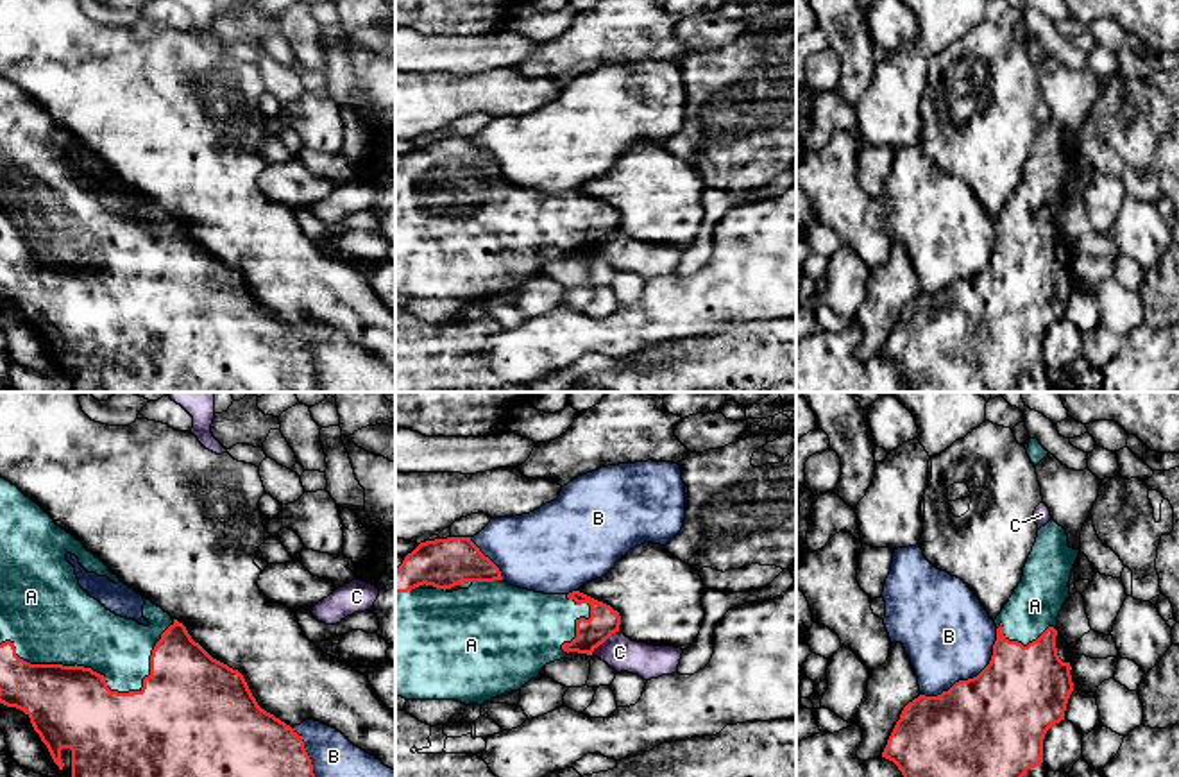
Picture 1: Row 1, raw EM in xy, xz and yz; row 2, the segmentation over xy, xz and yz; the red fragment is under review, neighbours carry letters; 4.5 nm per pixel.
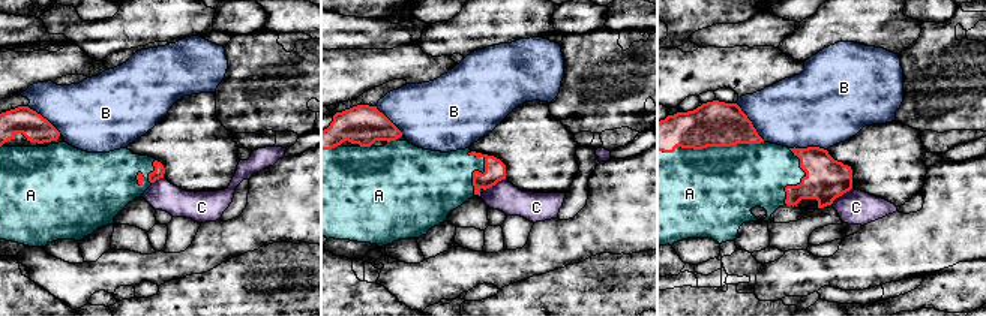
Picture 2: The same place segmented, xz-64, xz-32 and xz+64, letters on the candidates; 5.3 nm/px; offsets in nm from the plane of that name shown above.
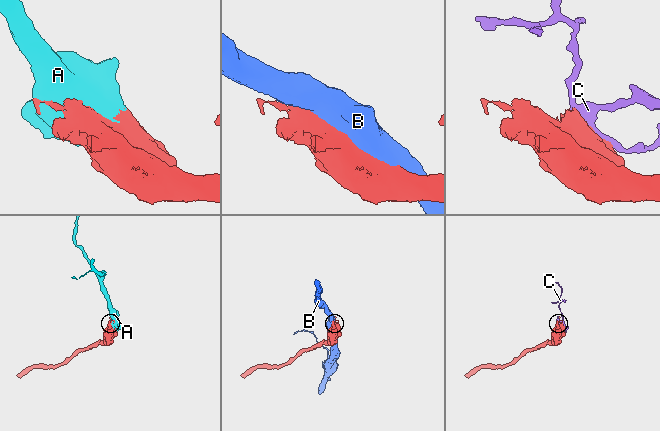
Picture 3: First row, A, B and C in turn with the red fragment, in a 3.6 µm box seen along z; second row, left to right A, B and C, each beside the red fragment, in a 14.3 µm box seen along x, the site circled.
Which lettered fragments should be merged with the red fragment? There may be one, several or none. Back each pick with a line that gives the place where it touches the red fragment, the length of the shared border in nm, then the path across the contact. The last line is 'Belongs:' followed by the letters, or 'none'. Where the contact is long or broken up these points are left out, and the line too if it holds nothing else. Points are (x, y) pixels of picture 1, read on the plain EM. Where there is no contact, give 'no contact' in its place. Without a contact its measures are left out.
A: xy (104, 276) | 800 nm
Belongs: A

